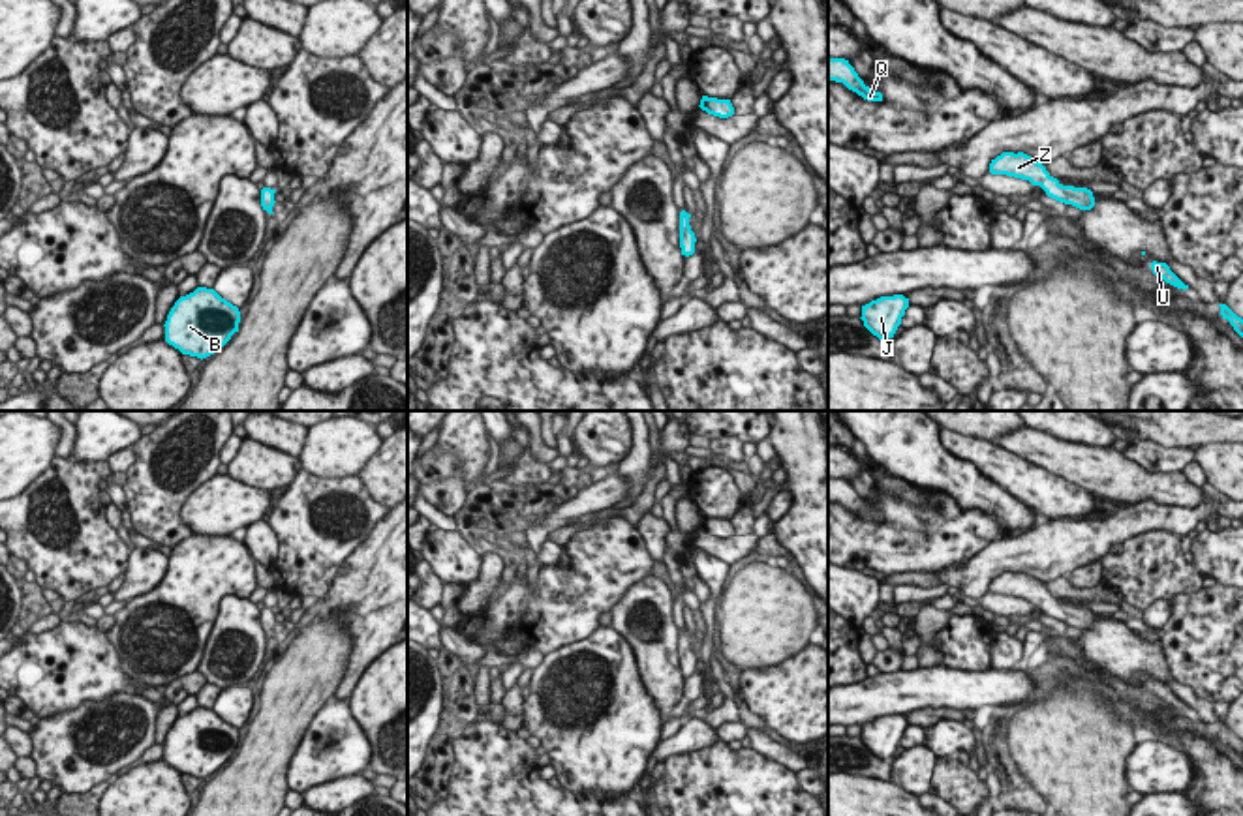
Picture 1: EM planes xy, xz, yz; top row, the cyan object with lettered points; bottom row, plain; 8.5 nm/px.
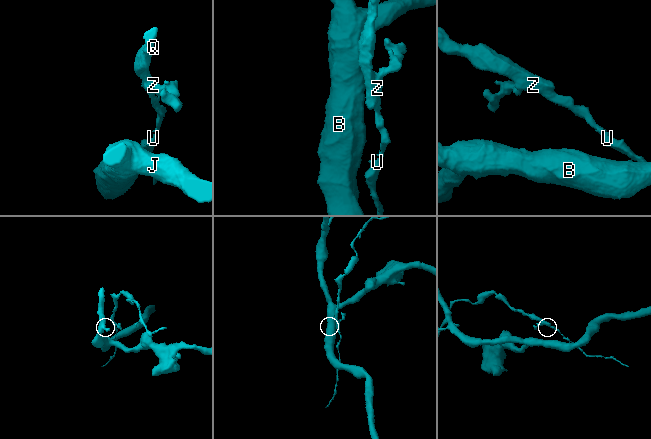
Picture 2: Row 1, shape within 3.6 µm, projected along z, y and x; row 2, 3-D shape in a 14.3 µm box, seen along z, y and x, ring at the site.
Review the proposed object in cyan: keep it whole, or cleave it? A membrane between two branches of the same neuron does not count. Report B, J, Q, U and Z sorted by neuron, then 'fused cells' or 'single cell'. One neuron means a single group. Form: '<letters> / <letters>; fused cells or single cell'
B J Q U Z; single cell

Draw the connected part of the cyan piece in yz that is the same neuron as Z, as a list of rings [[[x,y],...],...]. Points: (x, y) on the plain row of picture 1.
[[[1003,572],[991,580],[990,593],[1029,600],[1033,606],[1040,606],[1048,617],[1065,625],[1072,625],[1080,630],[1091,630],[1095,627],[1091,610],[1063,606],[1046,591],[1042,583],[1023,572]]]

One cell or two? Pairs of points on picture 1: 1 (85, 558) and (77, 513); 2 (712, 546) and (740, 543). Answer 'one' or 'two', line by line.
1: one
2: one

